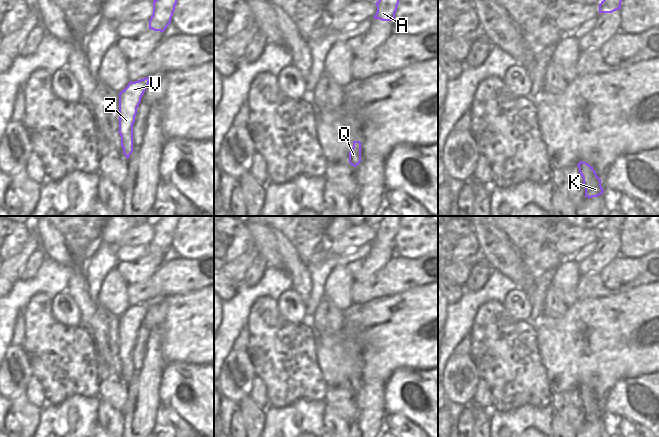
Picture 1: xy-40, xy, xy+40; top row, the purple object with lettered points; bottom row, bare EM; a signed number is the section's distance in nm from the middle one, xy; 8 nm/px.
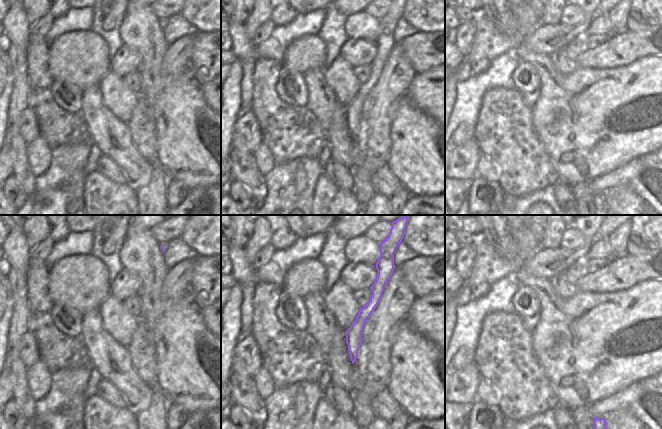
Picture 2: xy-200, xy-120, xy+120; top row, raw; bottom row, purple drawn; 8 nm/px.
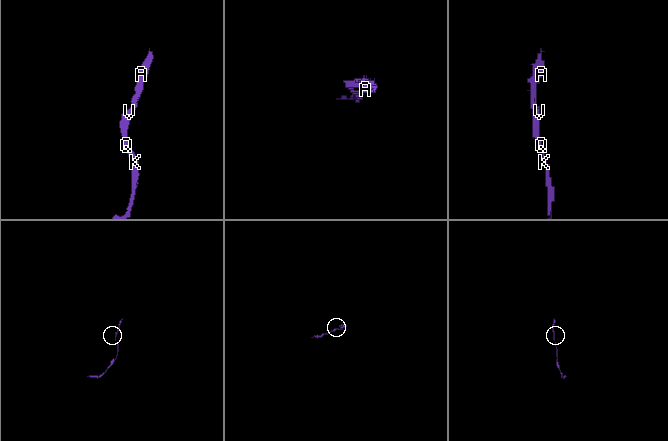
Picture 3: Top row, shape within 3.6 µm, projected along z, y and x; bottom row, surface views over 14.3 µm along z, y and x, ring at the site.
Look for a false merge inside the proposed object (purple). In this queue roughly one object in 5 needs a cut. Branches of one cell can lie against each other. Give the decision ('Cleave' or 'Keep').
Keep

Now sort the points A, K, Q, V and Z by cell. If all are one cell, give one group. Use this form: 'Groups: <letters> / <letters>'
Groups: A K Q V Z

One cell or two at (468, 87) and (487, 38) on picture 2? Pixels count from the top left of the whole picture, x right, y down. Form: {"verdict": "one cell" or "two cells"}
{"verdict": "two cells"}

